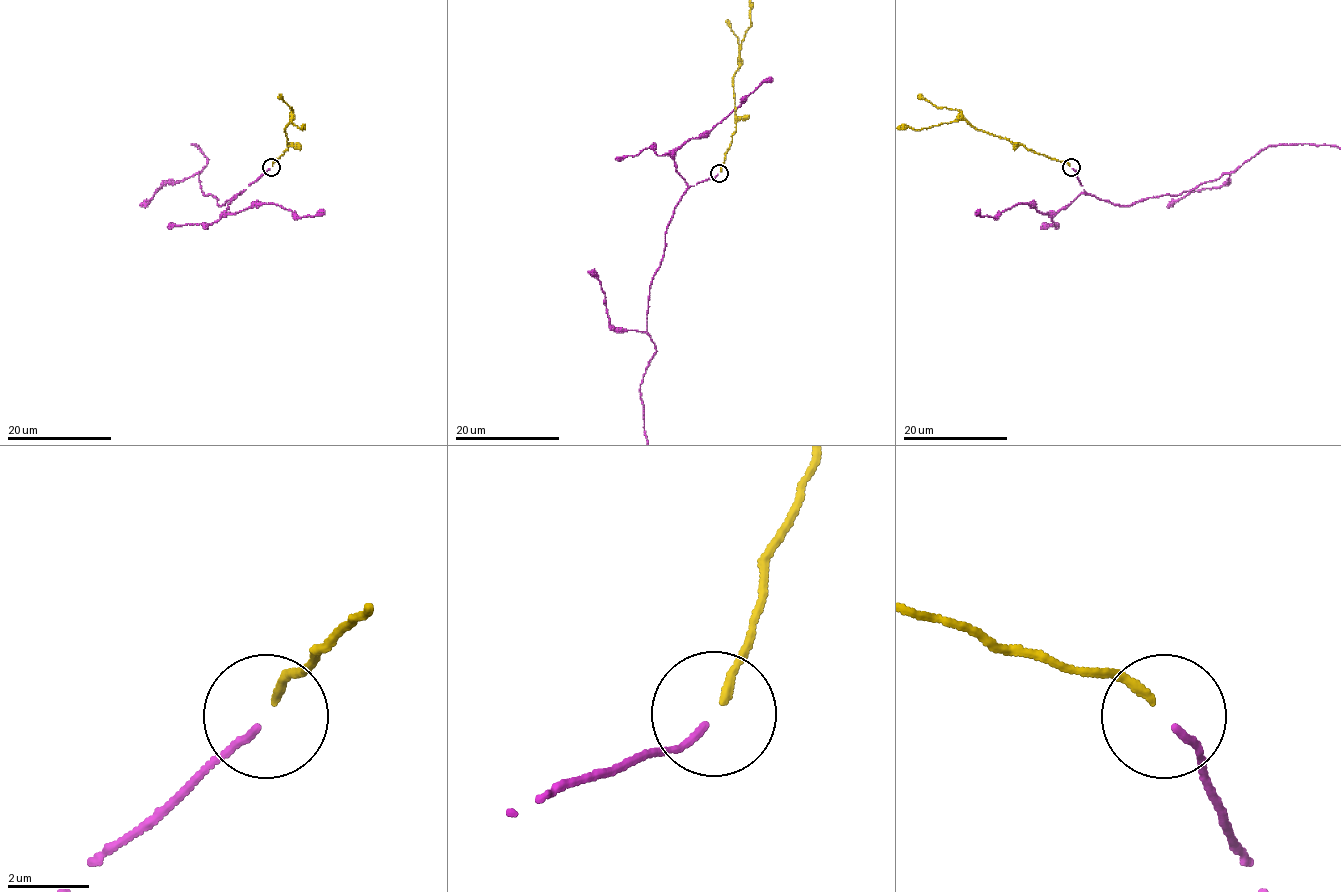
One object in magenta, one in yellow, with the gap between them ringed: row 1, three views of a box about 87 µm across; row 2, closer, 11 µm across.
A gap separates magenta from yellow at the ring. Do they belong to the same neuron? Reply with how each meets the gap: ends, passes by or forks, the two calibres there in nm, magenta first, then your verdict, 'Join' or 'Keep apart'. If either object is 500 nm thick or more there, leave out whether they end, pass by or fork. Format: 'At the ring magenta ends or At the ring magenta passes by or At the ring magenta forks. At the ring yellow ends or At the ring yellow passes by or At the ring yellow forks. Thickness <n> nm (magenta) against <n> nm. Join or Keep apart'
At the ring magenta ends. At the ring yellow ends. Thickness 180 nm (magenta) against 220 nm. Join

